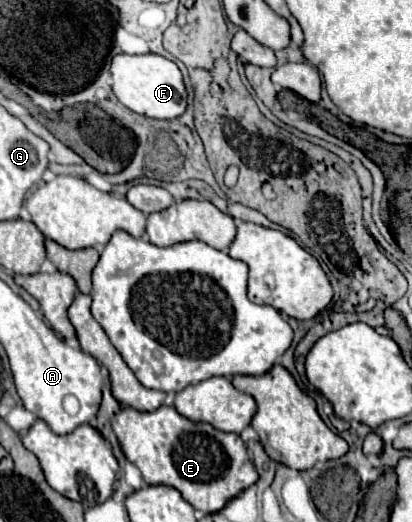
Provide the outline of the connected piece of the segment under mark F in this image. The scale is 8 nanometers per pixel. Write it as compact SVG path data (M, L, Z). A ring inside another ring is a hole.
M116 54L110 64L110 74L112 74L114 96L136 114L148 118L172 120L186 110L186 90L184 90L182 74L172 60L160 54L140 54L140 56Z

